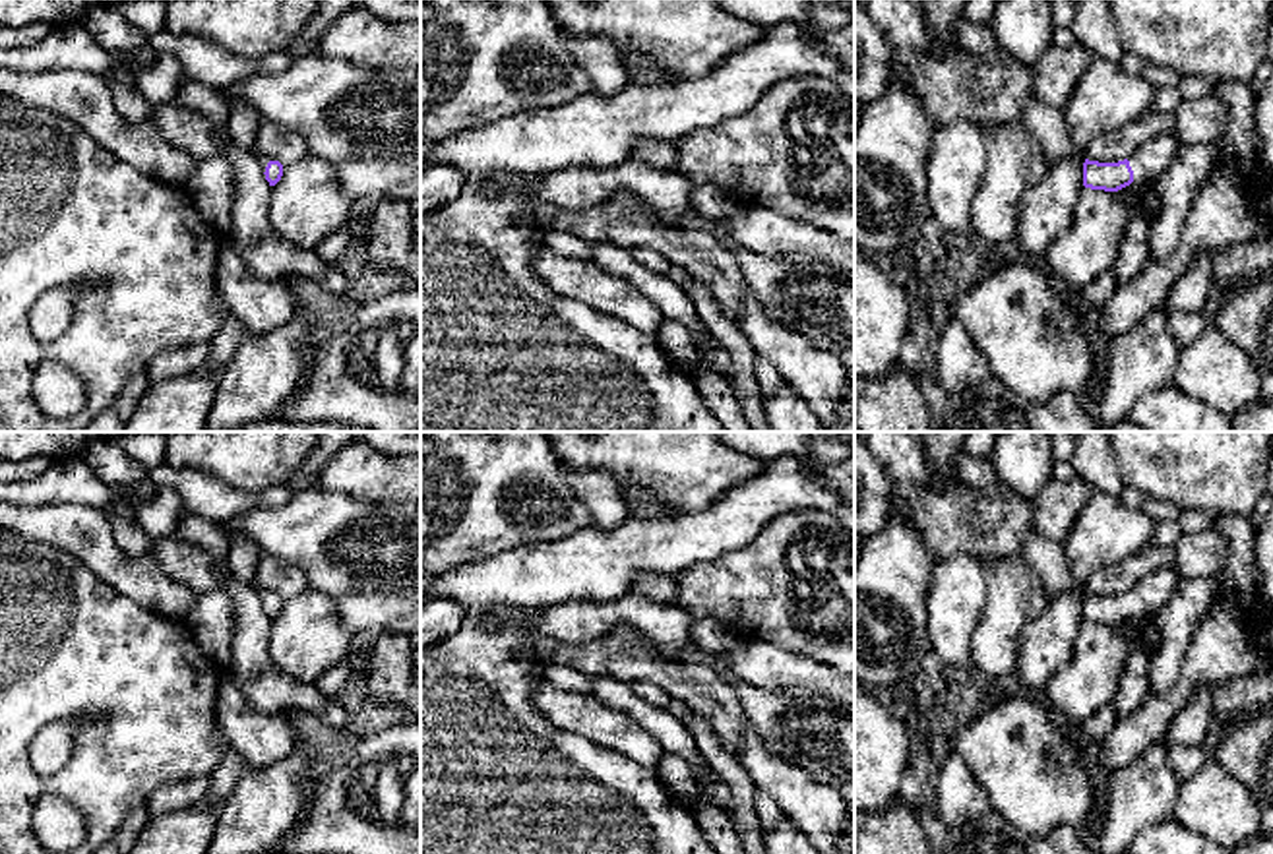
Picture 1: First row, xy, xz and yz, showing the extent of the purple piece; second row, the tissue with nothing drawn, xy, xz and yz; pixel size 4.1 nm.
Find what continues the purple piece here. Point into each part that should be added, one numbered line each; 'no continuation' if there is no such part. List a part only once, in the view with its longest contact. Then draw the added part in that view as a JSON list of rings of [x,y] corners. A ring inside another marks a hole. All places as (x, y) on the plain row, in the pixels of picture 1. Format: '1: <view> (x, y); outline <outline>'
1: yz (1153, 591); outline [[[1164,569],[1141,577],[1130,591],[1135,618],[1149,618],[1159,612],[1178,589],[1182,577],[1174,569]]]

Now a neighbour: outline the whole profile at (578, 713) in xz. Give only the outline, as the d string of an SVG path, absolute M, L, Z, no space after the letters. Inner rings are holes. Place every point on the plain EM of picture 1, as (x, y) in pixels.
M543 682L533 693L533 705L554 728L622 753L639 765L657 769L667 755L632 717L605 707L591 693L562 691Z

